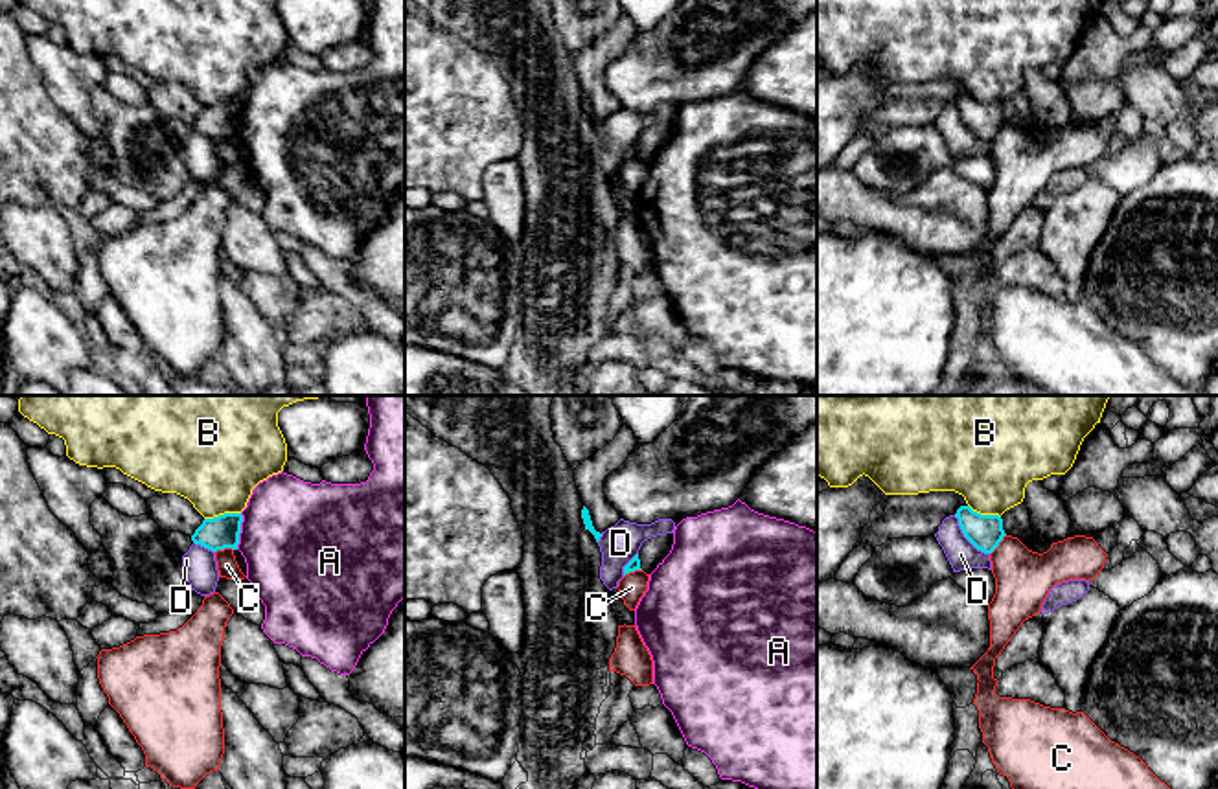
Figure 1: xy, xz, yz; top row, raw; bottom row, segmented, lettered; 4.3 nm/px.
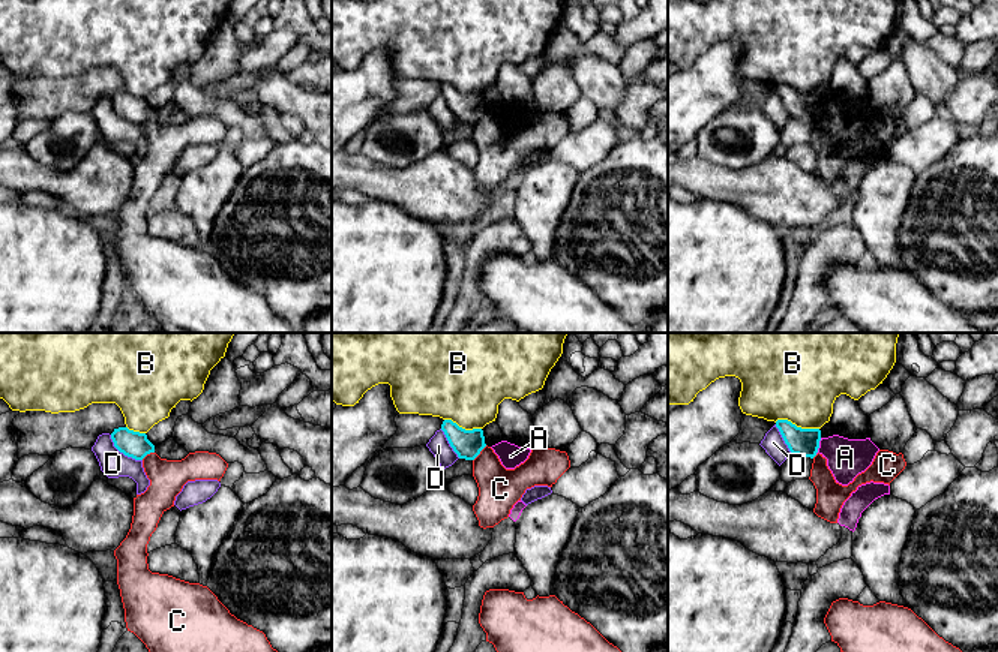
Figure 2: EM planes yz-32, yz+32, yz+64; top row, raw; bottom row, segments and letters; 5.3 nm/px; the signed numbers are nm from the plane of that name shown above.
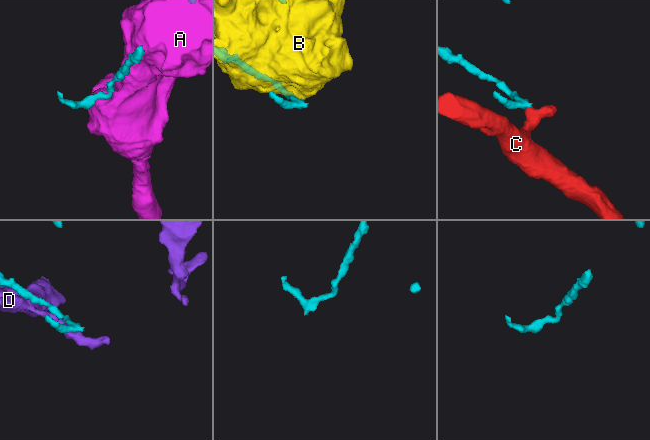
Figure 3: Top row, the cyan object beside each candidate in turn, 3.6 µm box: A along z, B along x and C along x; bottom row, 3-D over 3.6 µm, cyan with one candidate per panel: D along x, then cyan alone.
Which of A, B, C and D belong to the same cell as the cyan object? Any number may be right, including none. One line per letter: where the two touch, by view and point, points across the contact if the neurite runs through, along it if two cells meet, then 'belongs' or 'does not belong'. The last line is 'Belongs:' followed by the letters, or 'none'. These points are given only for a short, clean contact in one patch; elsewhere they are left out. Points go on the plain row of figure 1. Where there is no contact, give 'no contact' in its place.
A: meets cyan in xy at (240, 120); does not belong
B: meets cyan in xy at (221, 103); border along xy (240, 100), (225, 100), (205, 107); does not belong
C: meets cyan in yz at (998, 133); border along yz (1005, 122), (990, 142); does not belong
D: meets cyan in yz at (966, 125); does not belong
Belongs: none

